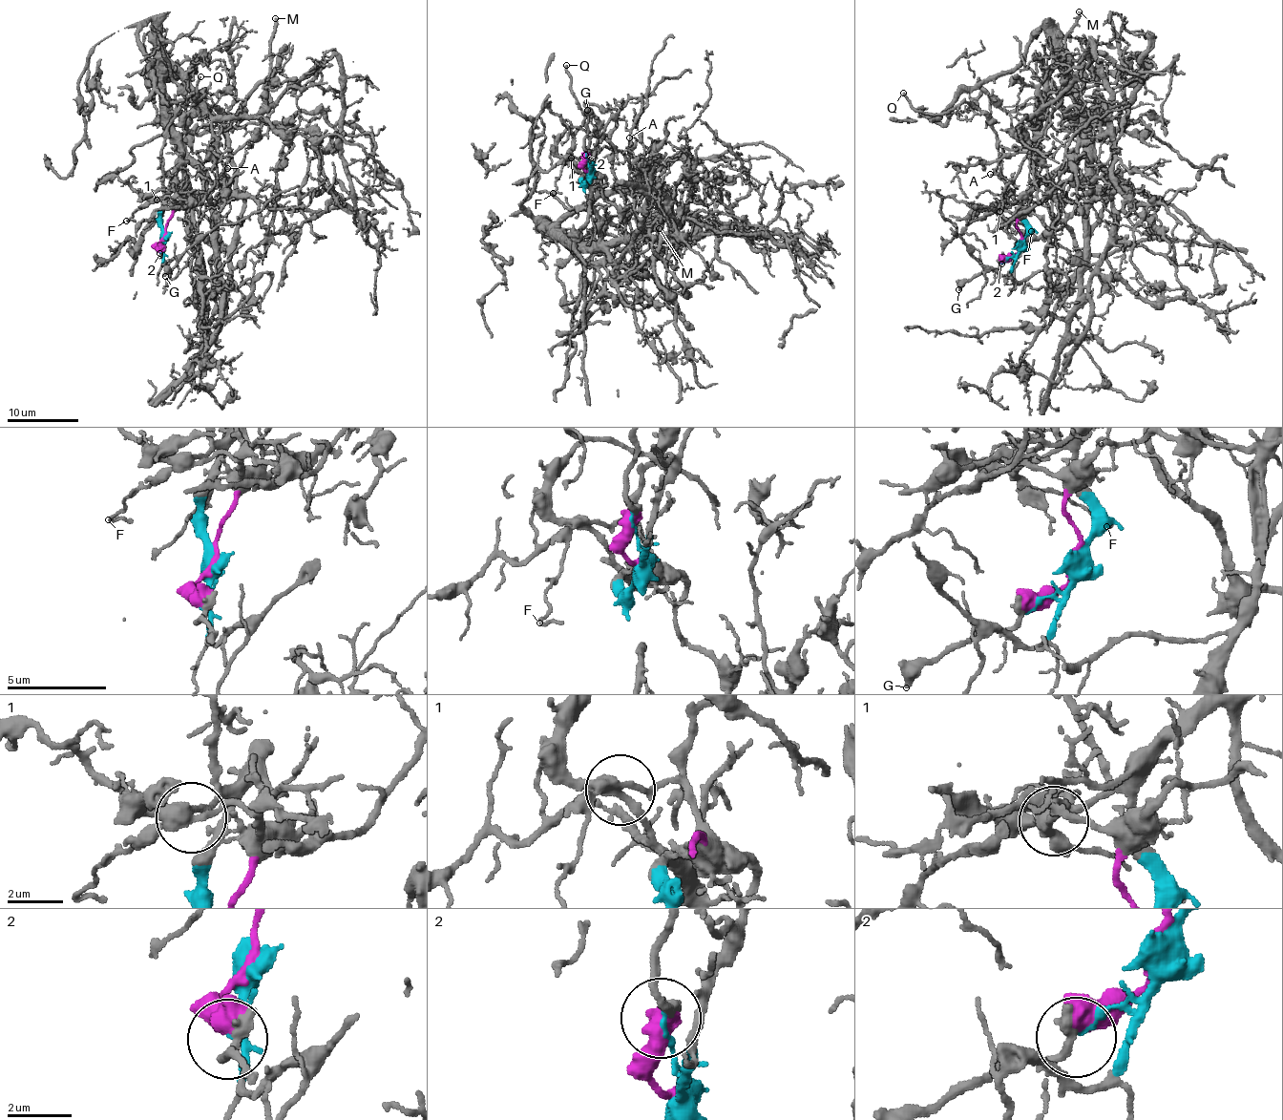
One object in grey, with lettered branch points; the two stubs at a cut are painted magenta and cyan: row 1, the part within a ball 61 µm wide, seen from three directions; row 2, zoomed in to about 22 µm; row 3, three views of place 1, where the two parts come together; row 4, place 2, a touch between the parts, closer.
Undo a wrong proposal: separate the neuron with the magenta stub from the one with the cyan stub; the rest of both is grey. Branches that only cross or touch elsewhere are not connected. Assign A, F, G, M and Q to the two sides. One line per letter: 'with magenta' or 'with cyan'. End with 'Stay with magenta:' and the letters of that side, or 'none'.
A: with magenta
F: with magenta
G: with magenta
M: with magenta
Q: with cyan
Stay with magenta: A, F, G, M

